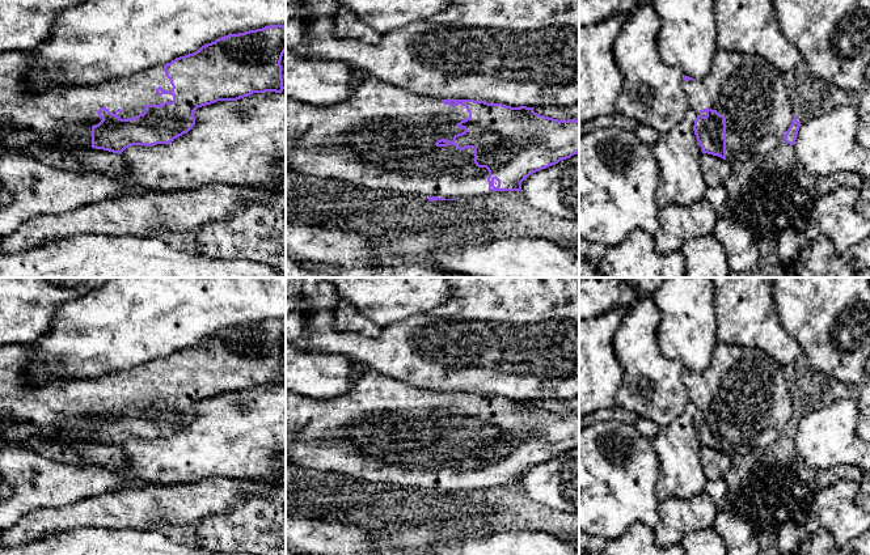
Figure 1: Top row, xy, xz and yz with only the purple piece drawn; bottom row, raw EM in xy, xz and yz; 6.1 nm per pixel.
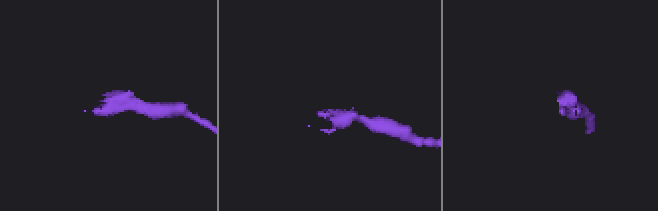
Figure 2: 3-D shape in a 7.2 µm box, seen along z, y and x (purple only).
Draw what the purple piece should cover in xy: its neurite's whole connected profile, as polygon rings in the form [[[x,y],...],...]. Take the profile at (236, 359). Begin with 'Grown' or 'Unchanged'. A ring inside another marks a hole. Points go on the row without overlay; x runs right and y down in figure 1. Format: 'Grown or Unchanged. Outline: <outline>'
Grown. Outline: [[[286,317],[238,327],[228,327],[202,339],[198,344],[176,351],[131,369],[105,373],[100,377],[51,377],[45,384],[30,385],[26,365],[35,359],[31,344],[0,347],[0,446],[25,445],[31,440],[72,445],[85,441],[122,446],[131,439],[169,437],[187,427],[195,418],[194,404],[218,394],[237,394],[253,386],[282,386],[282,349],[286,346]]]

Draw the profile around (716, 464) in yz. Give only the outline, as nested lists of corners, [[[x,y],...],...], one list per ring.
[[[702,446],[701,462],[709,480],[723,479],[731,467],[731,458],[713,448]]]

